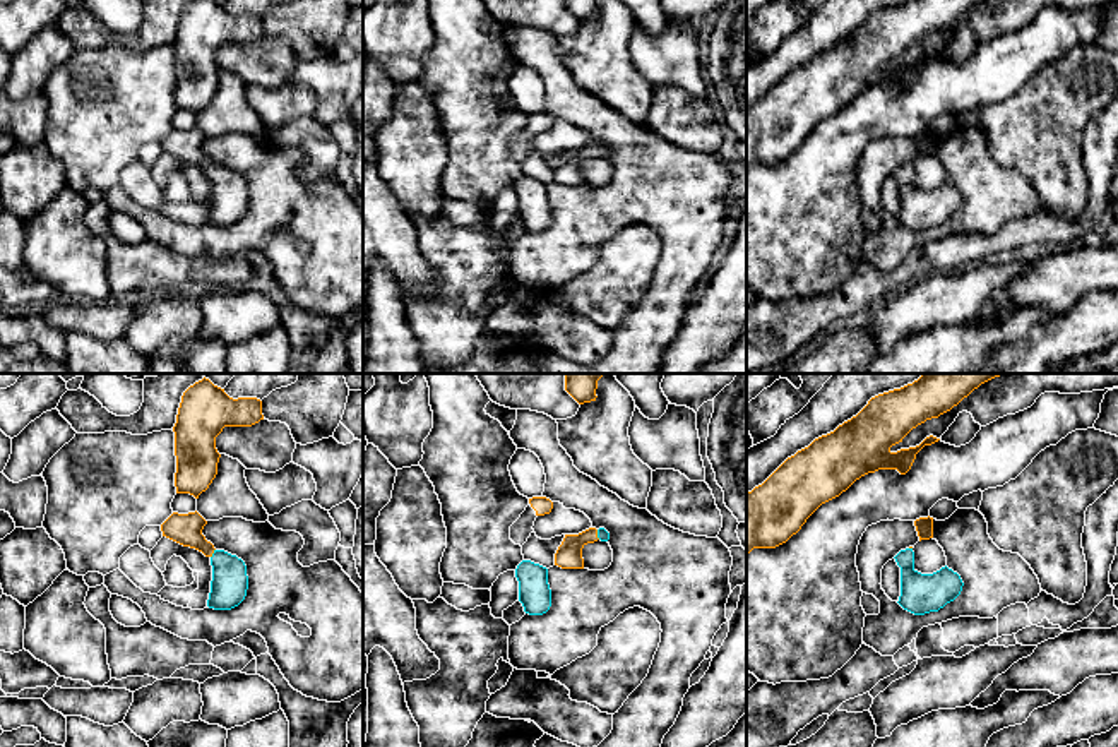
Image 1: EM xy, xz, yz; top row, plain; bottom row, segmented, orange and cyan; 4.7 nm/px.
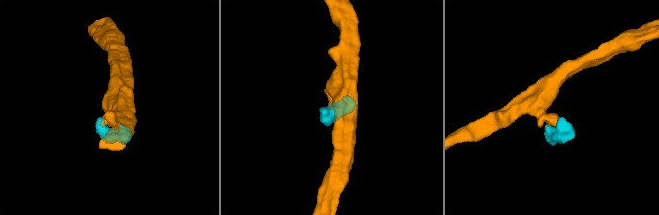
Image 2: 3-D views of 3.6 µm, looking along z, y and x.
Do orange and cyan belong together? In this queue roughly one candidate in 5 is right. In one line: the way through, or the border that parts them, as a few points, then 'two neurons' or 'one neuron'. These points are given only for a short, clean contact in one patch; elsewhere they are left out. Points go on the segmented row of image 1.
runs through xy (184, 528), (213, 552), (228, 571), (228, 588); one neuron

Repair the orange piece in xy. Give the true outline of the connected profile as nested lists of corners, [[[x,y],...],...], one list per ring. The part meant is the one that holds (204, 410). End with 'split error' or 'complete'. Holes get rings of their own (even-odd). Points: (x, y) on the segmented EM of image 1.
[[[205,377],[190,385],[181,396],[173,427],[176,493],[199,499],[209,488],[221,457],[216,437],[224,427],[252,427],[260,420],[262,401],[257,397],[233,399]]]; complete

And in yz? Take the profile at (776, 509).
[[[923,374],[913,384],[871,397],[856,416],[788,457],[762,485],[746,493],[746,553],[786,543],[822,504],[839,497],[868,473],[897,469],[906,475],[916,454],[940,439],[930,435],[919,445],[897,452],[890,447],[902,442],[918,425],[950,411],[981,384],[1000,375],[1003,374]]]; complete

